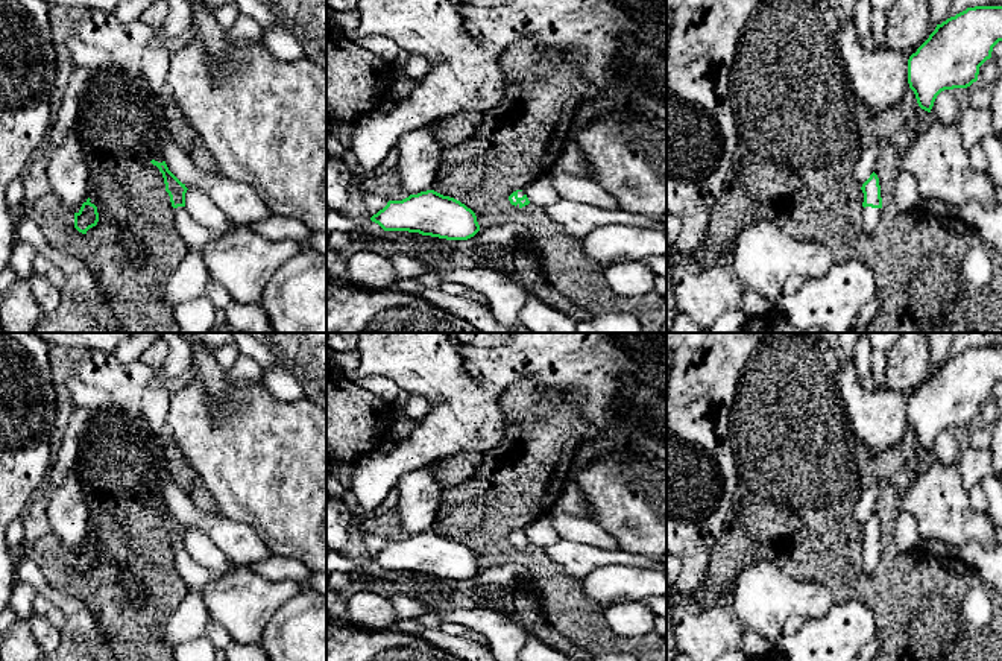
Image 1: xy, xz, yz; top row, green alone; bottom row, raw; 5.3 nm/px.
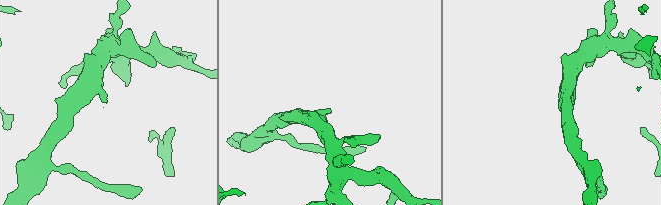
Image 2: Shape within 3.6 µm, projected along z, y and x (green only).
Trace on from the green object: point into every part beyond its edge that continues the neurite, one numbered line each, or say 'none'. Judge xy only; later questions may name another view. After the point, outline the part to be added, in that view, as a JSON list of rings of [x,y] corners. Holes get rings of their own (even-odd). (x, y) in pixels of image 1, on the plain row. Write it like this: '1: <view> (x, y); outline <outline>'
1: xy (195, 575); outline [[[185,547],[175,549],[175,562],[181,577],[185,580],[190,590],[199,590],[205,584],[220,579],[229,573],[234,573],[240,565],[229,564],[223,573],[214,573],[206,567],[200,565]]]

